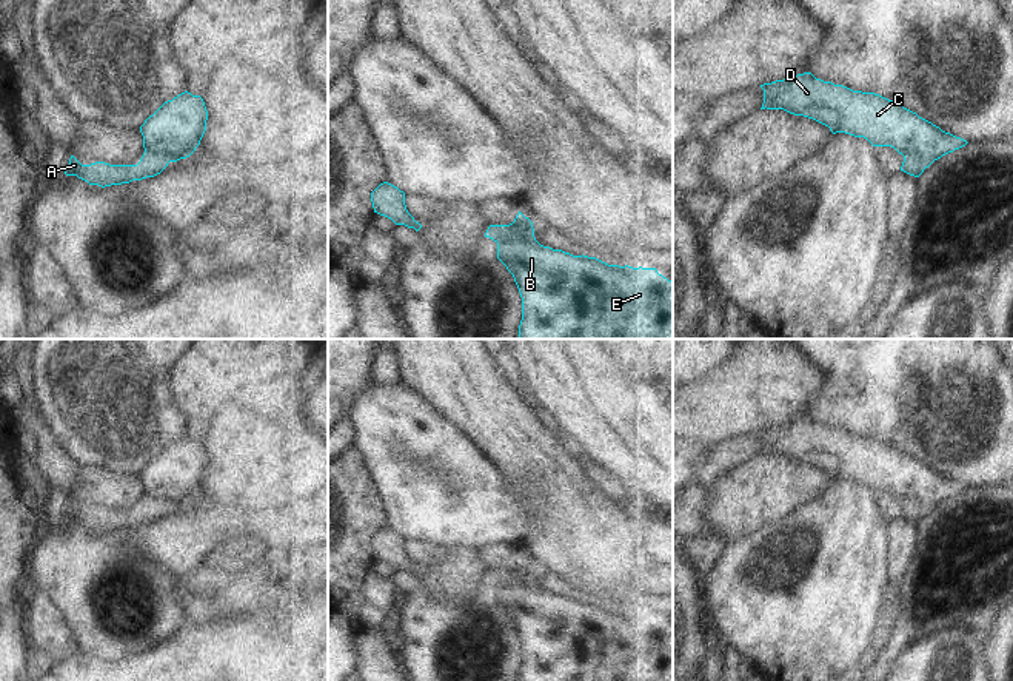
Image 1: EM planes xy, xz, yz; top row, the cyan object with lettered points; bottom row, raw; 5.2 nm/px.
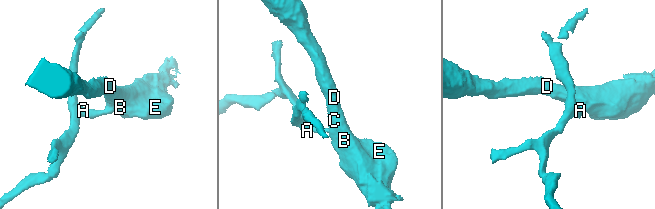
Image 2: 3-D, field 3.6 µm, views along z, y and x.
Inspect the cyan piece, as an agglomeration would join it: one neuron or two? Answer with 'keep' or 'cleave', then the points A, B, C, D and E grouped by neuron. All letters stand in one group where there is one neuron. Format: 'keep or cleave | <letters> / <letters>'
cleave | A / B C D E

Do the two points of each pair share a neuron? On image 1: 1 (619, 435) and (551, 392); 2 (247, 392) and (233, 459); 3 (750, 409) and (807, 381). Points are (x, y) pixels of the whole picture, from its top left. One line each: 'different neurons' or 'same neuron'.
1: same neuron
2: different neurons
3: same neuron

